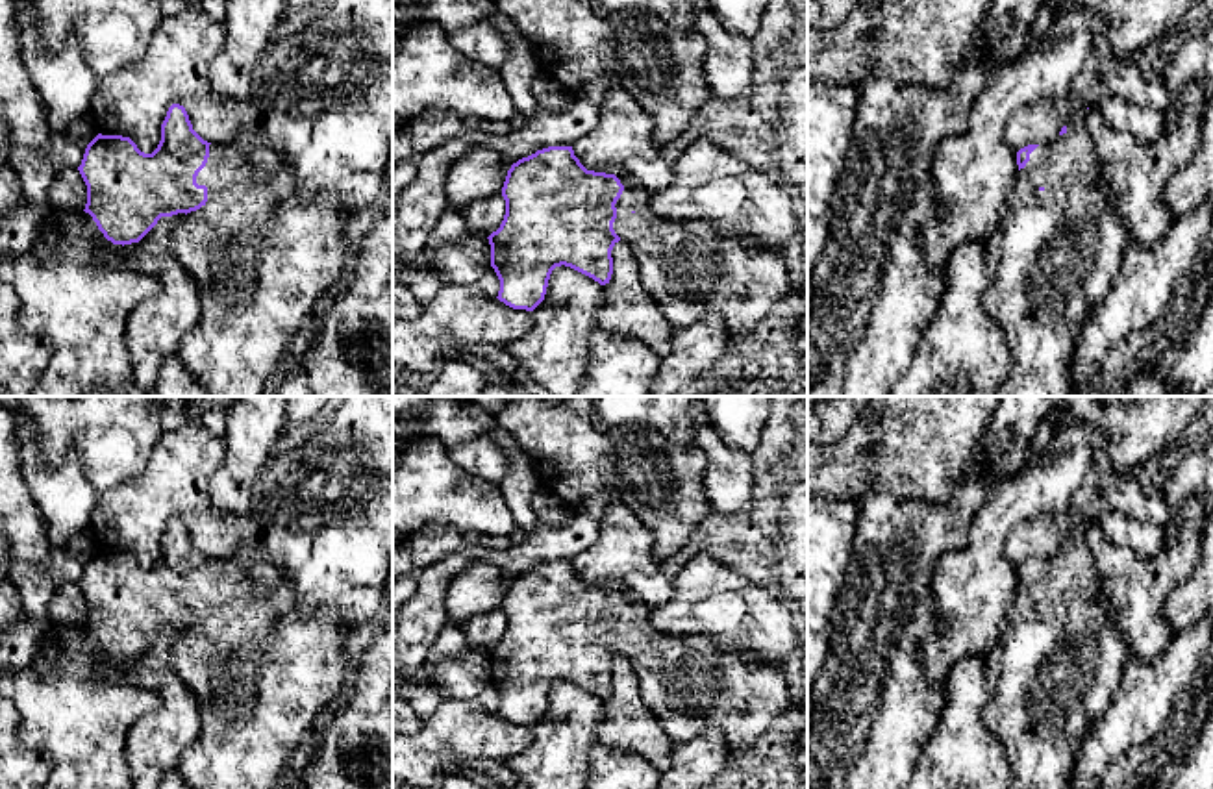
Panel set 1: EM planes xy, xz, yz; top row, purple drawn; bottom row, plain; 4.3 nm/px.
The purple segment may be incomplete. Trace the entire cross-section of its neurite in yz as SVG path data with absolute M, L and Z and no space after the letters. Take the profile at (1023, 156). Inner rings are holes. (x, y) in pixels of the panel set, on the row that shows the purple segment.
M1087 109L1072 111L1056 141L1017 152L1019 178L1011 204L985 241L991 287L983 293L983 307L1000 326L1011 361L993 396L1070 396L1078 337L1111 293L1130 243L1115 209L1115 191L1102 178L1085 117Z

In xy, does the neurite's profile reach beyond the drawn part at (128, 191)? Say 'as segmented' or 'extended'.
extended

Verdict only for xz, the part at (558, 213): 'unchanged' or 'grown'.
grown

